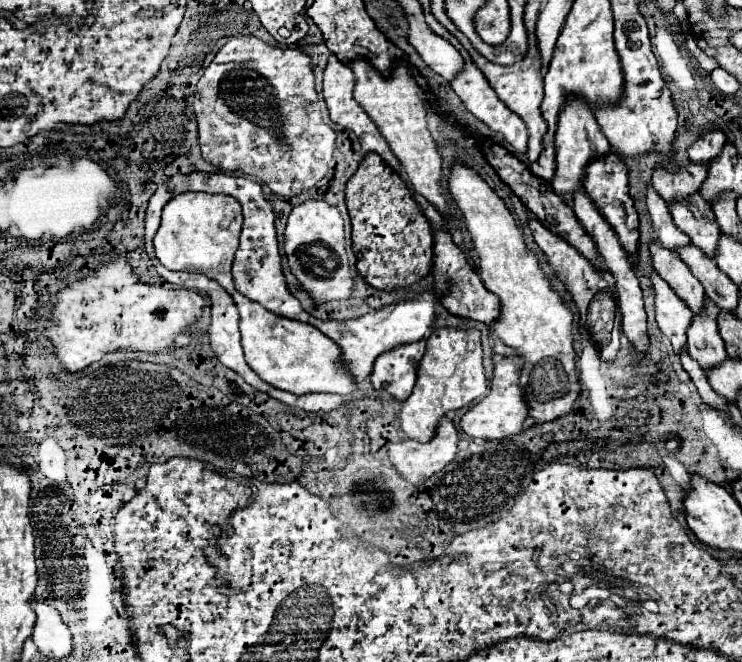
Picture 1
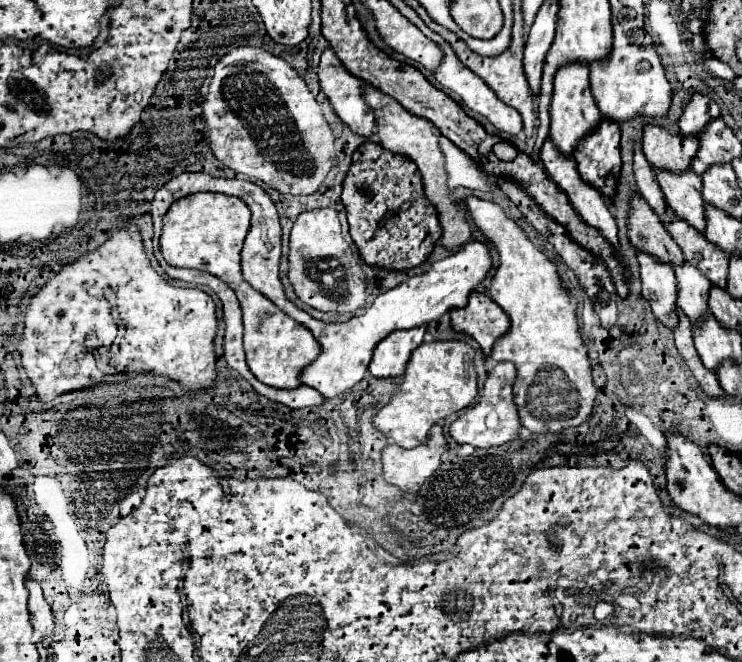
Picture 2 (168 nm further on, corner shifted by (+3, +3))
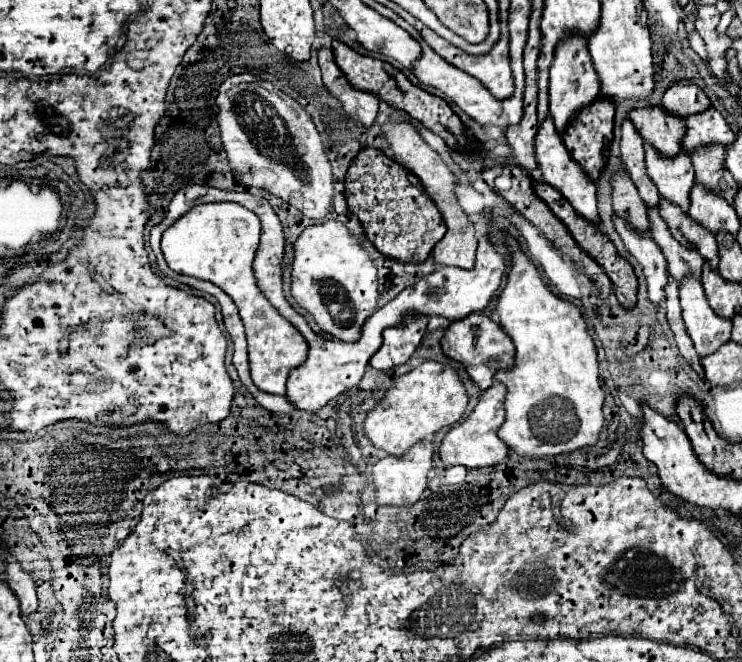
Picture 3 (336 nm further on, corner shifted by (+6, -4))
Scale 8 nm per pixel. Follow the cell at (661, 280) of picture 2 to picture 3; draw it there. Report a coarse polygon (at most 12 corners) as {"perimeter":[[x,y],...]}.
{"perimeter":[[612,215],[626,249],[638,259],[648,299],[658,305],[668,281],[666,259],[648,233]]}

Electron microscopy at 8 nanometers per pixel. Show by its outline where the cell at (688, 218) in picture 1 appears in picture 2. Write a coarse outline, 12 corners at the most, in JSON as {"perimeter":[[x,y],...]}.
{"perimeter":[[687,170],[657,182],[669,208],[695,230],[705,230],[701,178]]}

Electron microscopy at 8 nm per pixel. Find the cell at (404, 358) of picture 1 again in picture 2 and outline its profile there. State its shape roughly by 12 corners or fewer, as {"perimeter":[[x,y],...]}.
{"perimeter":[[425,326],[397,330],[373,350],[371,374],[401,378]]}

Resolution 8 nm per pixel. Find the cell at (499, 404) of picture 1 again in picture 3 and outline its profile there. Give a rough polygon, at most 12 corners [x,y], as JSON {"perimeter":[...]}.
{"perimeter":[[494,383],[446,433],[446,467],[484,469],[508,457],[496,435],[504,385]]}

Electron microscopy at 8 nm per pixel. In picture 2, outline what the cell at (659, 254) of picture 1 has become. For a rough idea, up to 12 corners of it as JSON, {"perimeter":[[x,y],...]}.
{"perimeter":[[639,196],[631,200],[629,240],[673,268],[683,252]]}

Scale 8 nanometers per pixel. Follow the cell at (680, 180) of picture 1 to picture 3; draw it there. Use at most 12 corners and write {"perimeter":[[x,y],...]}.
{"perimeter":[[662,105],[632,109],[642,139],[674,157],[686,121]]}

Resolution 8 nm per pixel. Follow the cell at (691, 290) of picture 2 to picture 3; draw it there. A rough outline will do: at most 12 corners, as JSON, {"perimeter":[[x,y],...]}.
{"perimeter":[[648,207],[650,235],[674,279],[700,277],[704,259],[672,237],[656,207]]}

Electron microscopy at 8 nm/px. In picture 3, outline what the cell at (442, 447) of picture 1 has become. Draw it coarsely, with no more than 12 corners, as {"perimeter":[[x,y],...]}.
{"perimeter":[[412,445],[372,467],[378,505],[414,505],[434,447]]}

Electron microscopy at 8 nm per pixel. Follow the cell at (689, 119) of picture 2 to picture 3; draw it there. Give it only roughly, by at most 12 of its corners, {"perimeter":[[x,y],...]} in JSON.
{"perimeter":[[698,85],[666,87],[662,105],[676,117],[702,113],[710,99]]}

